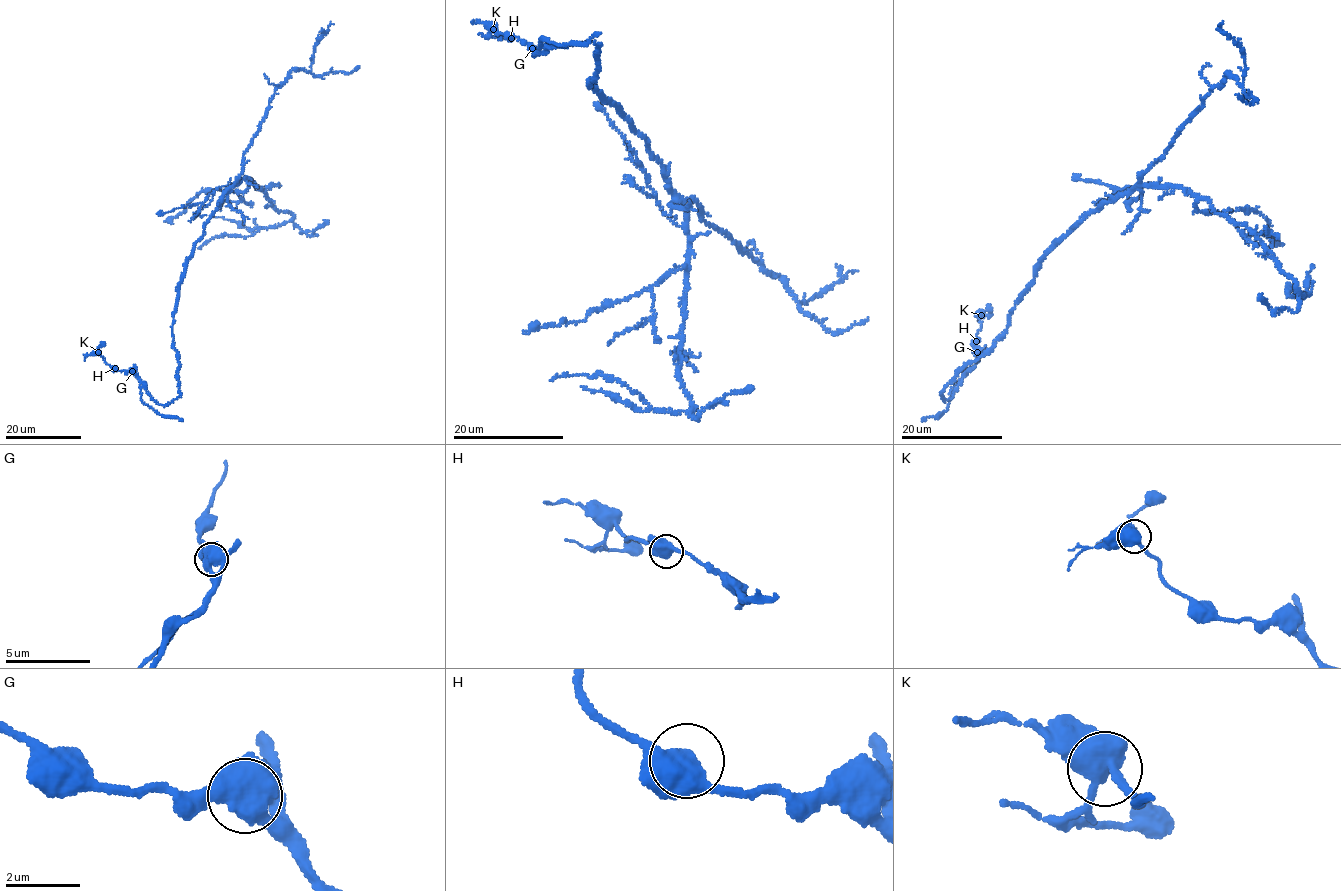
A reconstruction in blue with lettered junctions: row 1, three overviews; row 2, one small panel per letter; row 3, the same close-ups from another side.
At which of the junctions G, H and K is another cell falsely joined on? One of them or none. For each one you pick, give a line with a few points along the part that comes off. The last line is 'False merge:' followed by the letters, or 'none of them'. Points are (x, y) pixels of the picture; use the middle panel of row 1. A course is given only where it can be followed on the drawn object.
False merge: none of them

